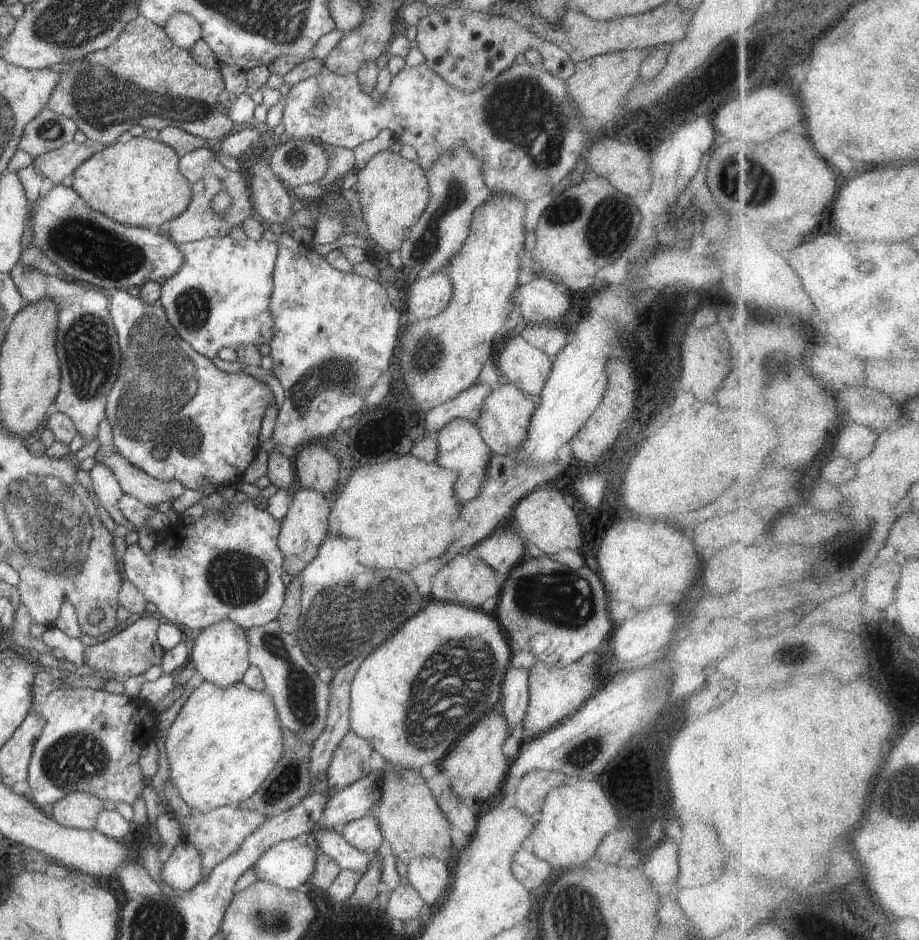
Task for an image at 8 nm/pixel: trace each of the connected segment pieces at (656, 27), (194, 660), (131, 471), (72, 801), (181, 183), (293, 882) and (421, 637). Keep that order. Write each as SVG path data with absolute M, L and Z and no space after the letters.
M676 2L662 4L660 8L652 12L644 12L640 15L630 15L611 21L595 21L583 13L566 8L566 14L558 24L550 24L542 18L532 16L532 24L528 30L532 30L536 36L548 40L566 50L570 58L575 62L590 60L598 55L631 51L634 49L654 49L665 44L682 40L688 32L689 18L692 13L680 8Z
M220 620L212 626L208 626L201 630L198 637L194 640L192 652L190 652L189 665L195 668L203 678L215 684L220 688L228 688L233 684L242 682L258 692L266 692L266 684L262 678L260 668L250 665L248 653L248 636L246 636L246 628L238 626L232 620Z
M118 451L104 458L101 463L112 470L123 494L129 494L155 509L160 504L174 502L187 490L178 480L161 481L152 478L140 468L132 466Z
M76 791L53 804L51 818L64 827L94 831L100 810L104 810L101 798Z
M133 137L125 142L106 145L102 151L95 152L88 160L80 164L74 170L74 181L71 187L90 208L105 214L116 222L159 231L173 218L184 214L192 200L190 182L180 172L178 160L180 157L171 146L156 139Z
M304 839L283 840L258 858L253 866L256 878L280 888L308 893L319 853L311 849Z
M432 599L430 604L426 604L416 616L408 618L392 636L392 640L386 640L380 648L376 648L370 656L366 656L364 662L358 667L351 682L350 701L350 728L352 732L360 738L370 743L370 746L380 752L388 763L398 767L420 771L426 764L437 763L445 754L458 742L458 739L468 734L471 727L492 710L492 706L501 699L501 686L504 675L509 667L509 659L512 658L513 651L510 649L508 638L501 629L500 623L494 615L486 611L479 611L476 608L459 605L458 603L438 602Z

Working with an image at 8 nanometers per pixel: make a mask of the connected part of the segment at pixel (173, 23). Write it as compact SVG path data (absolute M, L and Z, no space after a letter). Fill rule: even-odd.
M176 12L176 14L167 18L163 29L170 37L172 44L184 50L188 50L196 44L198 40L202 39L203 35L202 26L199 26L199 22L183 12Z

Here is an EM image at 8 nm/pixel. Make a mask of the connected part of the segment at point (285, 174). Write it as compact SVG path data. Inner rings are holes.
M283 138L276 143L276 150L268 163L290 189L318 183L327 172L328 159L323 144L310 139Z

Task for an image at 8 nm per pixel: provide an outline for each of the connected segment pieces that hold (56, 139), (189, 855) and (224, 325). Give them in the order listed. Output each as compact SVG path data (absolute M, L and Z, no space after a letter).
M45 108L26 124L17 148L36 158L70 144L78 129L74 120Z
M180 841L160 870L162 882L177 892L188 892L202 880L202 856L187 842Z
M226 234L178 244L178 248L184 254L184 264L174 276L161 281L158 304L180 338L210 360L216 358L222 348L244 343L270 344L274 336L270 294L277 243L250 237L236 240Z

